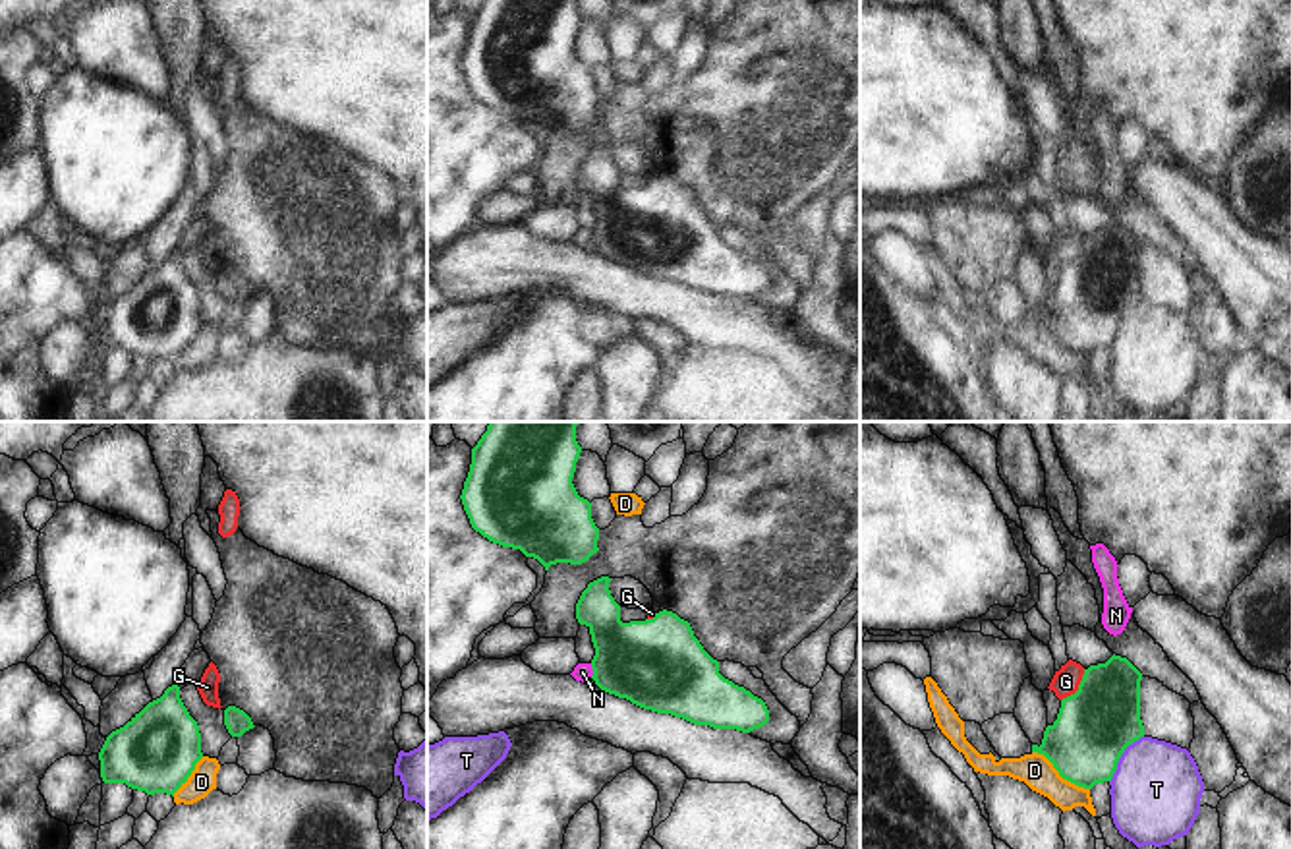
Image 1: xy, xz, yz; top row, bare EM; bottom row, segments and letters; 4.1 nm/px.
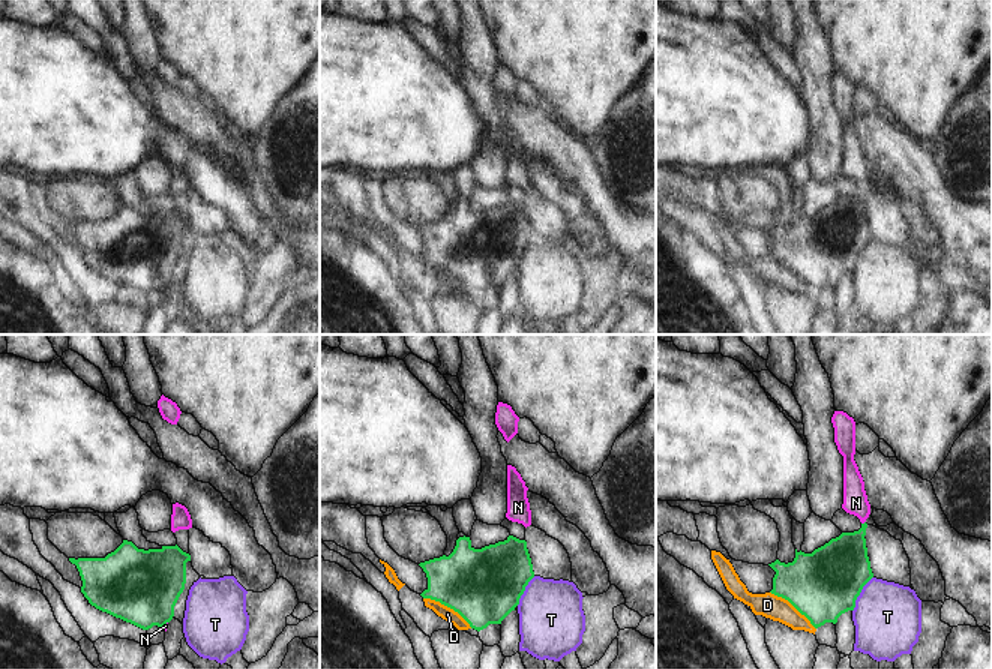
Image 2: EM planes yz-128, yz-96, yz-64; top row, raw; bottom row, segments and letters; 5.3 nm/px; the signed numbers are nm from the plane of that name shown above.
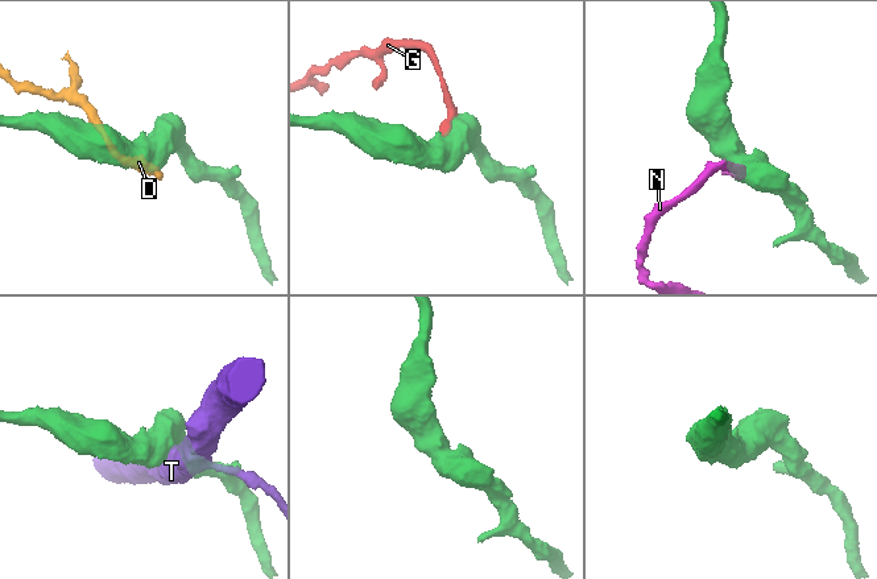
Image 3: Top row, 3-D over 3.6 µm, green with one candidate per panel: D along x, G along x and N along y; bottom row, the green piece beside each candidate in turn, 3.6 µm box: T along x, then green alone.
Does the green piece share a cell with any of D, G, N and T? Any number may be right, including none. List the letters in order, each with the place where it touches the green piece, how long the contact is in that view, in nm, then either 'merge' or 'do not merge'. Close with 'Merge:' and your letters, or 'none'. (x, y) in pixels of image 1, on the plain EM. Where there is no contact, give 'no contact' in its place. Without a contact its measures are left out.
D: yz (1060, 341) | 280 nm | do not merge
G: yz (1079, 254) | 170 nm | do not merge
N: xz (592, 234) | 60 nm | do not merge
T: yz (1119, 323) | 240 nm | do not merge
Merge: none

